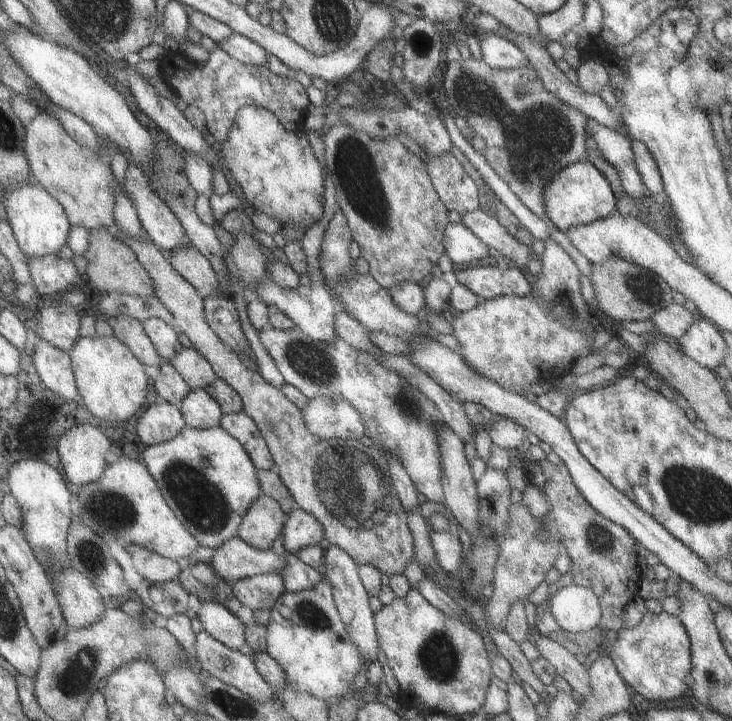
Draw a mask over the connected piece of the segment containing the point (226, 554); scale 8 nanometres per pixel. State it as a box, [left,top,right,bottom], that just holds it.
[208,536,288,583]

